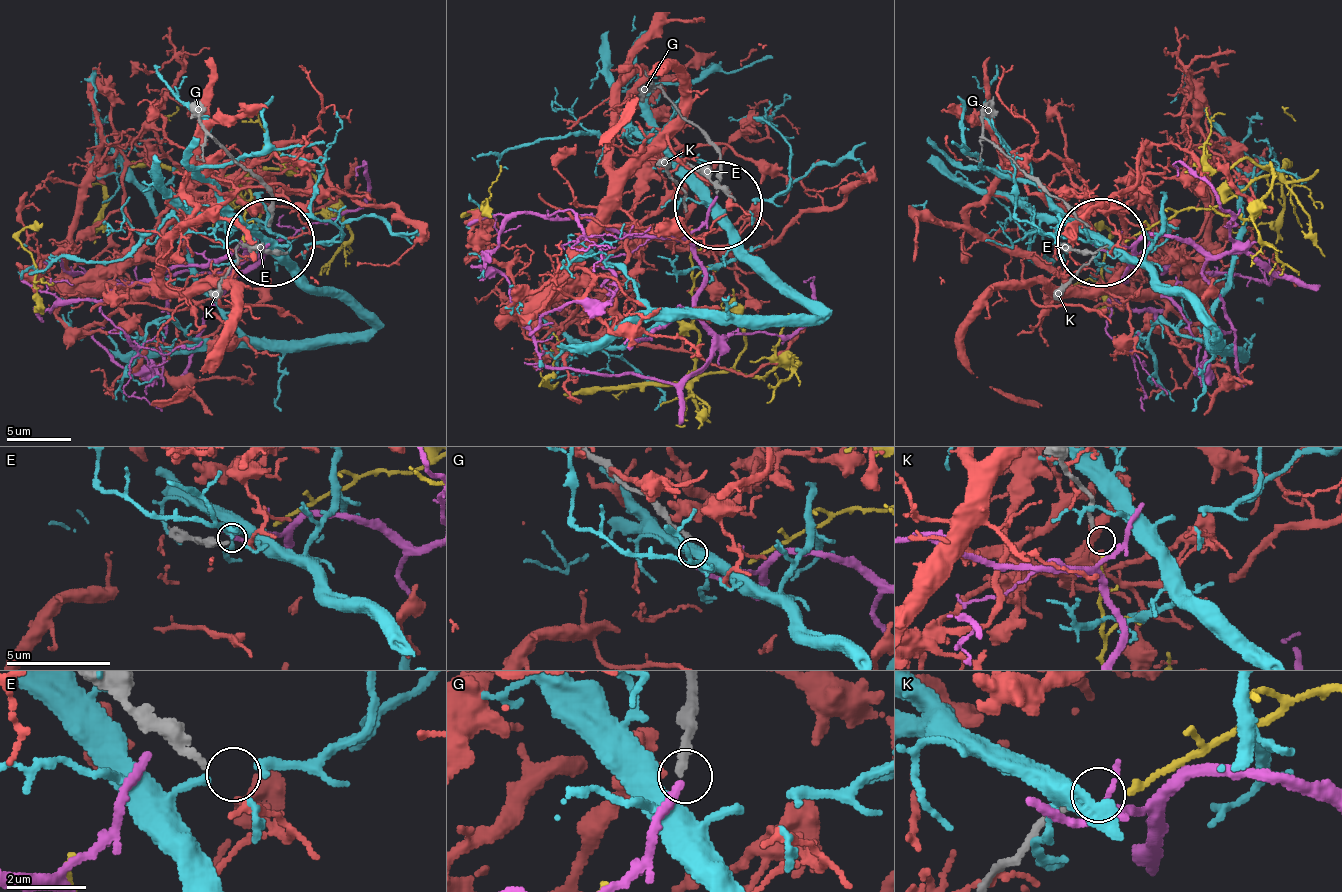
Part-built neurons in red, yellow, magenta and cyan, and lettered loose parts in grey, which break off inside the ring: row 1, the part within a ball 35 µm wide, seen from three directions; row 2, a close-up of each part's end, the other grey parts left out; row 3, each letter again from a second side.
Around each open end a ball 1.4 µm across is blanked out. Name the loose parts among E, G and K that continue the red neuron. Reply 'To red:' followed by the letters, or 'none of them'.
To red: none of them

